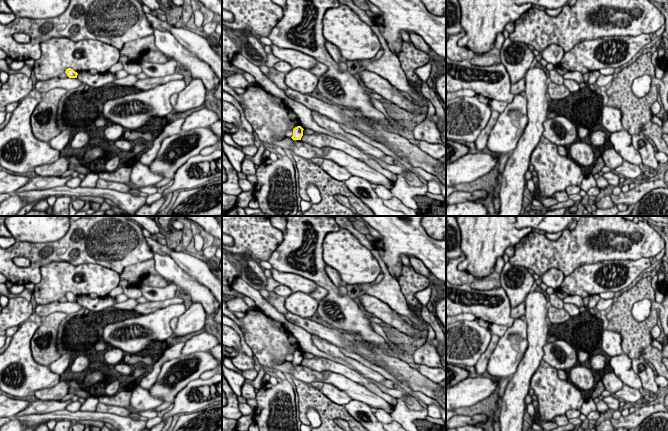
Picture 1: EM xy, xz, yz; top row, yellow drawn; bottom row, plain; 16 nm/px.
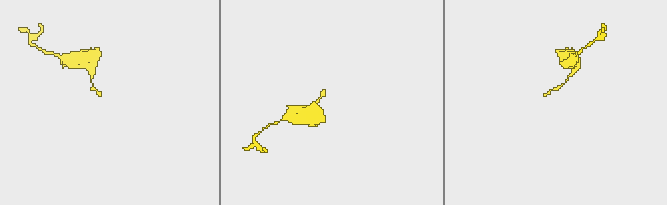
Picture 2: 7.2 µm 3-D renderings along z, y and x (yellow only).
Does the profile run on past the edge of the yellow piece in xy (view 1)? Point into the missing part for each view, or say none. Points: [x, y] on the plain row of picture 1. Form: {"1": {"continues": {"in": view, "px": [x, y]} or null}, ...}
{"1": {"continues": null}}

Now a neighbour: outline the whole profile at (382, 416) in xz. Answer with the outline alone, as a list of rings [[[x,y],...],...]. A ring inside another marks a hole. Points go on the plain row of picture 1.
[[[377,409],[377,411],[375,412],[375,417],[382,424],[388,424],[393,421],[391,414],[383,409]]]

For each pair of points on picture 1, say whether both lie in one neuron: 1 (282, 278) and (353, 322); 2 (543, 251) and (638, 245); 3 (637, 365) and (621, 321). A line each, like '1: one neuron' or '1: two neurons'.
1: two neurons
2: one neuron
3: two neurons

